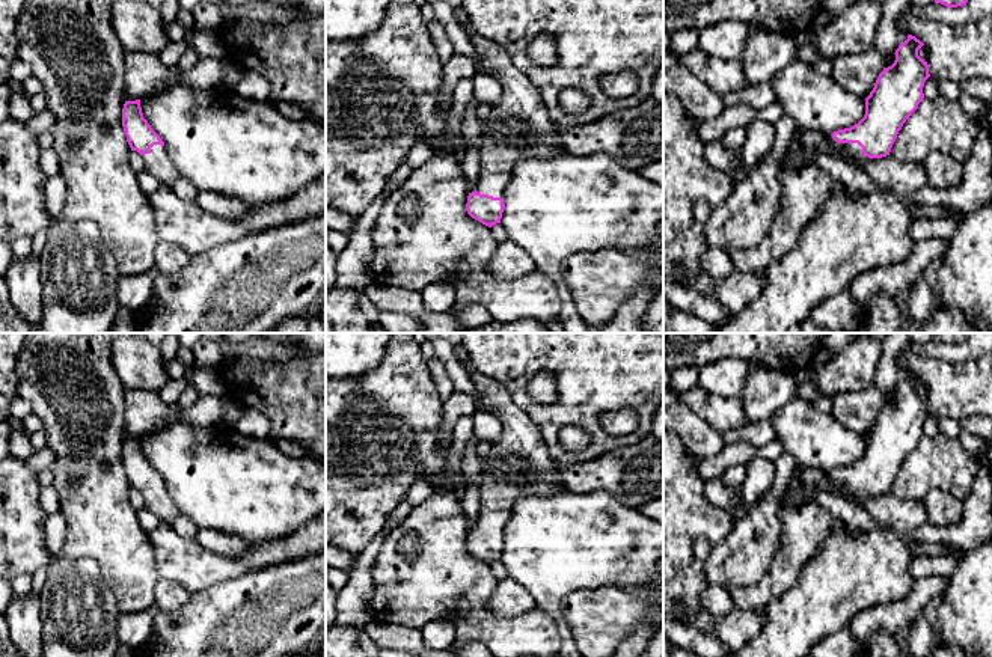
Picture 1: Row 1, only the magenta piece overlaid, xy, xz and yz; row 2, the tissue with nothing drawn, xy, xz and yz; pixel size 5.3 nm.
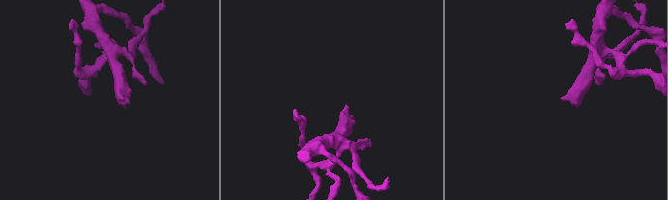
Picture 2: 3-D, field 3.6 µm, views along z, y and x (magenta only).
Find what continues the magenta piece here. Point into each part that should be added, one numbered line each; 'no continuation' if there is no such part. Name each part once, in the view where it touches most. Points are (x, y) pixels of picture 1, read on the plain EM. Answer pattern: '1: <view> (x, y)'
1: yz (798, 493)

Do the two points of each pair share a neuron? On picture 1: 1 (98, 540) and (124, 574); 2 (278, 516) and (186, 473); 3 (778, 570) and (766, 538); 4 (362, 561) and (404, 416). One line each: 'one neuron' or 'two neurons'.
1: one neuron
2: one neuron
3: two neurons
4: two neurons

